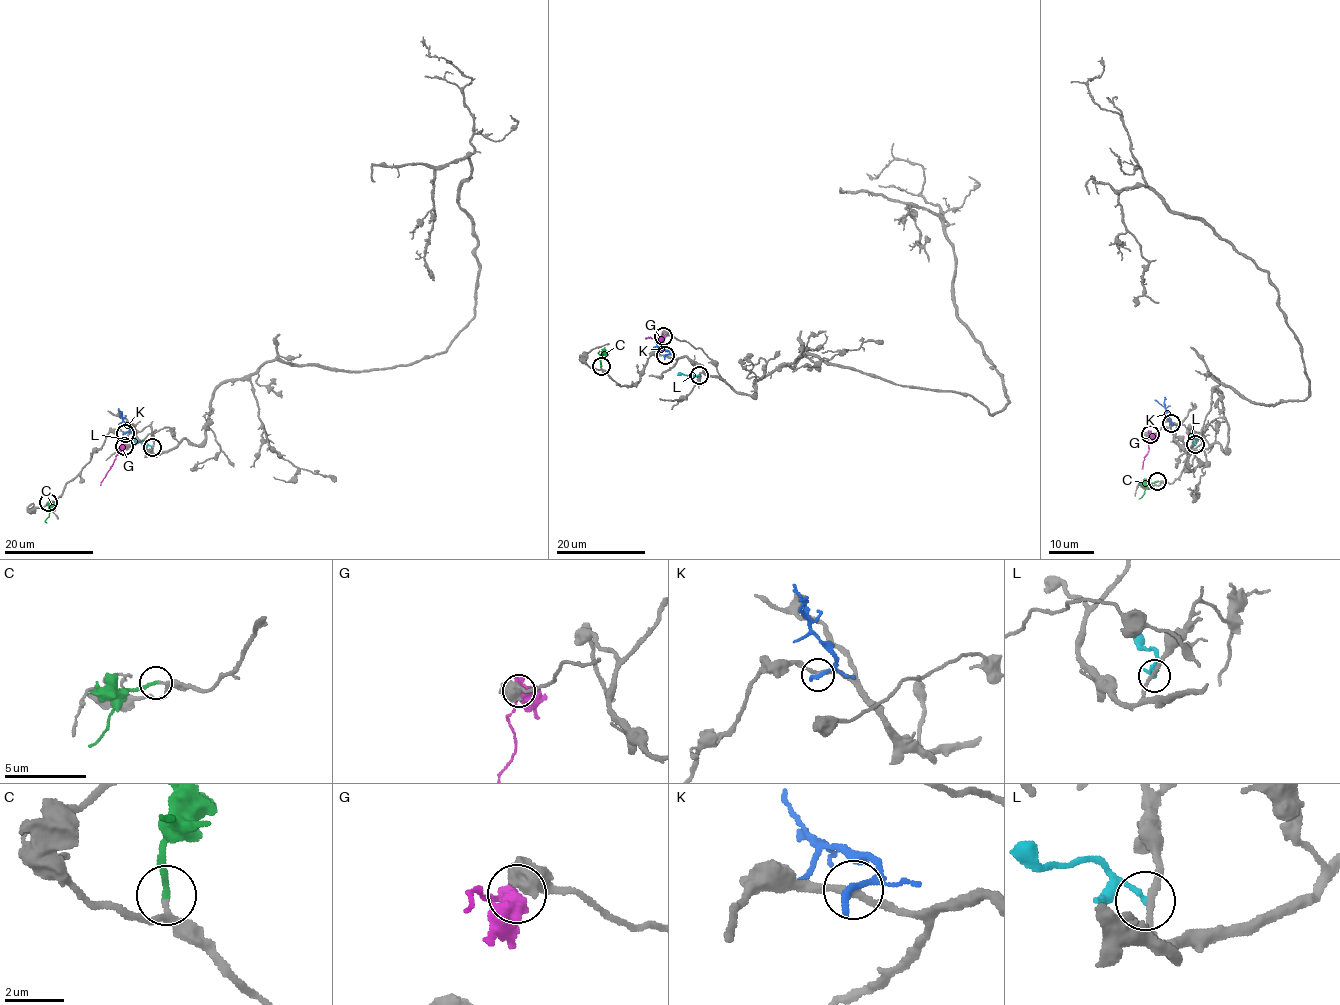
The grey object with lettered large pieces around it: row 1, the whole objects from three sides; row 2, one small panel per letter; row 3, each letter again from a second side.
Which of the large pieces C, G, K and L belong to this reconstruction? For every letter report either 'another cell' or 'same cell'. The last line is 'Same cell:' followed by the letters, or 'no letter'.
C: same cell
G: another cell
K: another cell
L: another cell
Same cell: C

